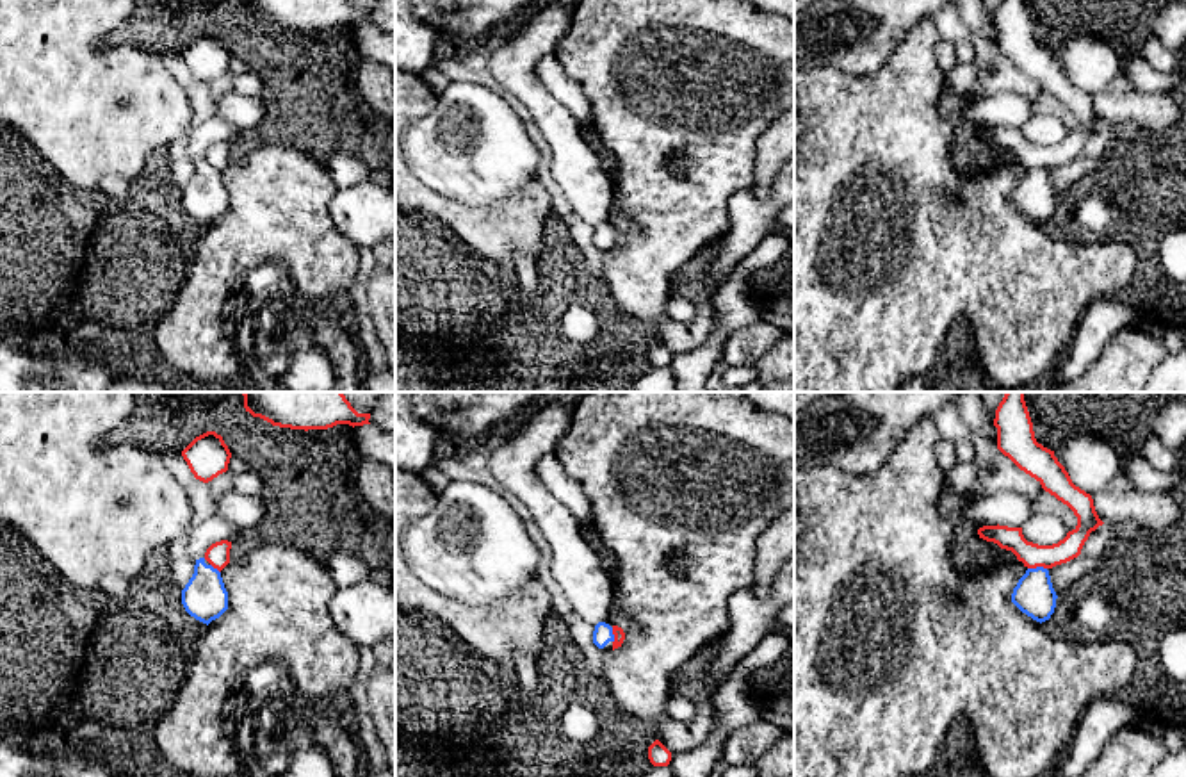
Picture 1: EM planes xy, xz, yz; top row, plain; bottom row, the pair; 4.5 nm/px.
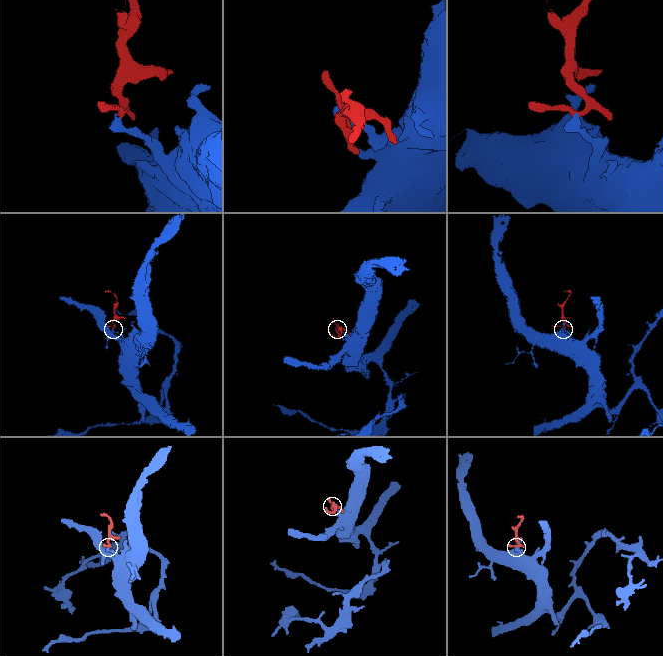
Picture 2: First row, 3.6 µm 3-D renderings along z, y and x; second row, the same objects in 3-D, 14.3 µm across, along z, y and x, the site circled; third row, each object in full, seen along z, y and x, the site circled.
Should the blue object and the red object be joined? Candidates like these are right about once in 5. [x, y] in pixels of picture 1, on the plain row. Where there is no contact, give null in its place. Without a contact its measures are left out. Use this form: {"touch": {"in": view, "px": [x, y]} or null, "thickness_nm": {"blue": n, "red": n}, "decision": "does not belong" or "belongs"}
{"touch": {"in": "yz", "px": [1037, 168]}, "thickness_nm": {"blue": 180, "red": 110}, "decision": "does not belong"}

